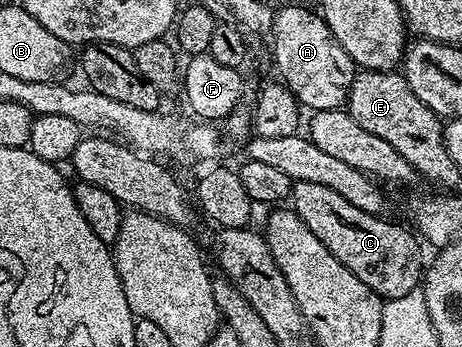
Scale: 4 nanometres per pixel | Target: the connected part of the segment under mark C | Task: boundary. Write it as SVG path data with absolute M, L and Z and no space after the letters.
M311 181L293 184L292 209L312 229L320 245L383 300L404 299L419 290L424 279L424 262L418 248L419 236L409 226L401 227L398 223L389 223L386 217L356 209L334 189Z

